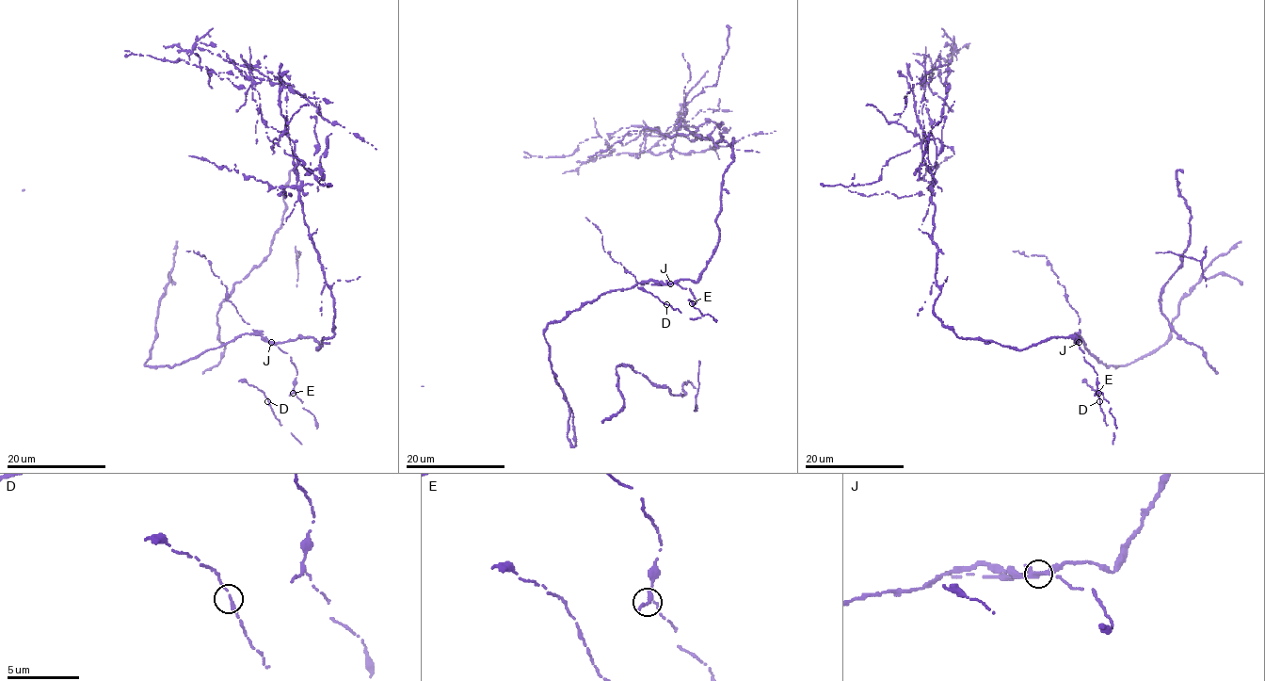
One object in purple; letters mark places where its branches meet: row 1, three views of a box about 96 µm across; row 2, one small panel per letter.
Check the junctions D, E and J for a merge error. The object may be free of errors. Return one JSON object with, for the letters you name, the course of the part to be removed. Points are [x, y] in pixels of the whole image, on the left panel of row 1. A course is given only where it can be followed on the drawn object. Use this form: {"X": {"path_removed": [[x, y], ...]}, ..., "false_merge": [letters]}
{"J": {"path_removed": [[271, 343], [310, 336], [320, 348], [335, 334], [333, 301], [290, 138], [266, 125], [243, 66], [376, 149]]}, "false_merge": ["J"]}

